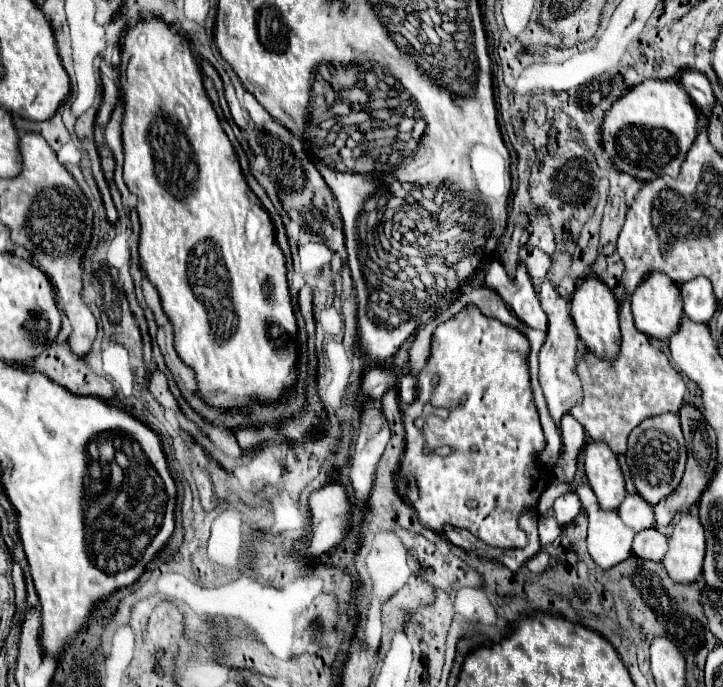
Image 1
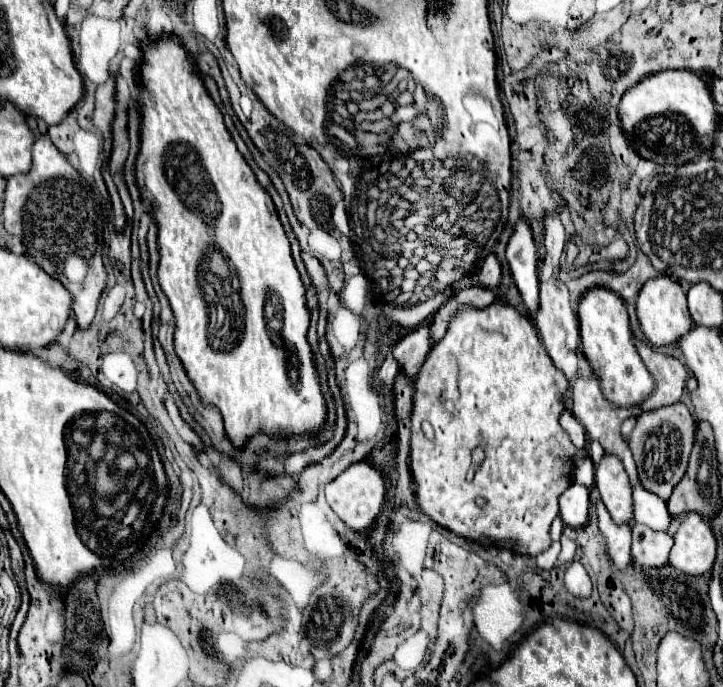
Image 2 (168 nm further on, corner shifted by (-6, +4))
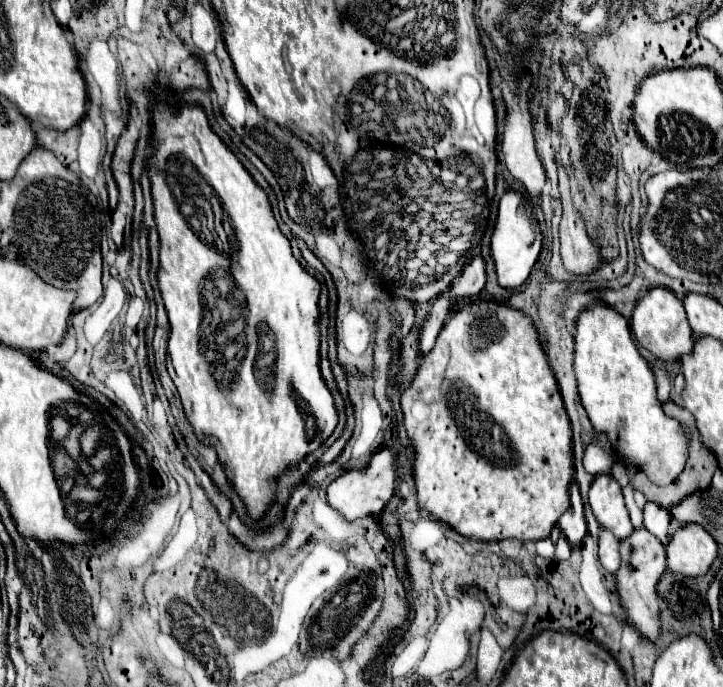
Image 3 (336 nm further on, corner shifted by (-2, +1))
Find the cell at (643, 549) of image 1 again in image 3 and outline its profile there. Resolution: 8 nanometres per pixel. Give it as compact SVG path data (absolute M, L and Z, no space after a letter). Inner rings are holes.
M640 527L640 529L634 529L632 535L620 541L620 555L622 555L622 565L616 573L616 583L618 583L622 605L626 607L626 613L628 613L628 623L638 627L638 631L650 641L656 641L658 637L656 585L666 569L666 547L662 547L662 541L654 539L650 531Z

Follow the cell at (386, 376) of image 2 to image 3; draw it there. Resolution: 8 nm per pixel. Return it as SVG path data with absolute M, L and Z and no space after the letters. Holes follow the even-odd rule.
M398 299L396 303L394 303L394 309L396 309L396 313L398 313L398 317L400 317L400 331L401 338L404 335L408 335L410 333L410 329L412 329L412 319L414 319L414 307L408 303L408 301L404 301L404 299Z

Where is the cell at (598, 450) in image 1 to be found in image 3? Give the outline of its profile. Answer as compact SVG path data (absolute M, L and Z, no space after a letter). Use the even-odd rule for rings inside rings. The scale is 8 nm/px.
M600 473L594 477L588 501L594 511L594 517L602 527L612 531L618 539L630 535L634 527L630 523L630 513L624 503L622 487L610 473Z

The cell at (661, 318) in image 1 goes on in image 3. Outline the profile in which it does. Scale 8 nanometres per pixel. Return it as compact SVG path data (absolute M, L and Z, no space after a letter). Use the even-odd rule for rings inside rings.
M654 287L650 289L638 303L630 321L632 333L636 337L636 341L648 349L654 357L662 359L662 361L674 361L680 355L690 353L690 349L694 347L694 337L686 319L686 311L682 301L668 289L664 287Z

